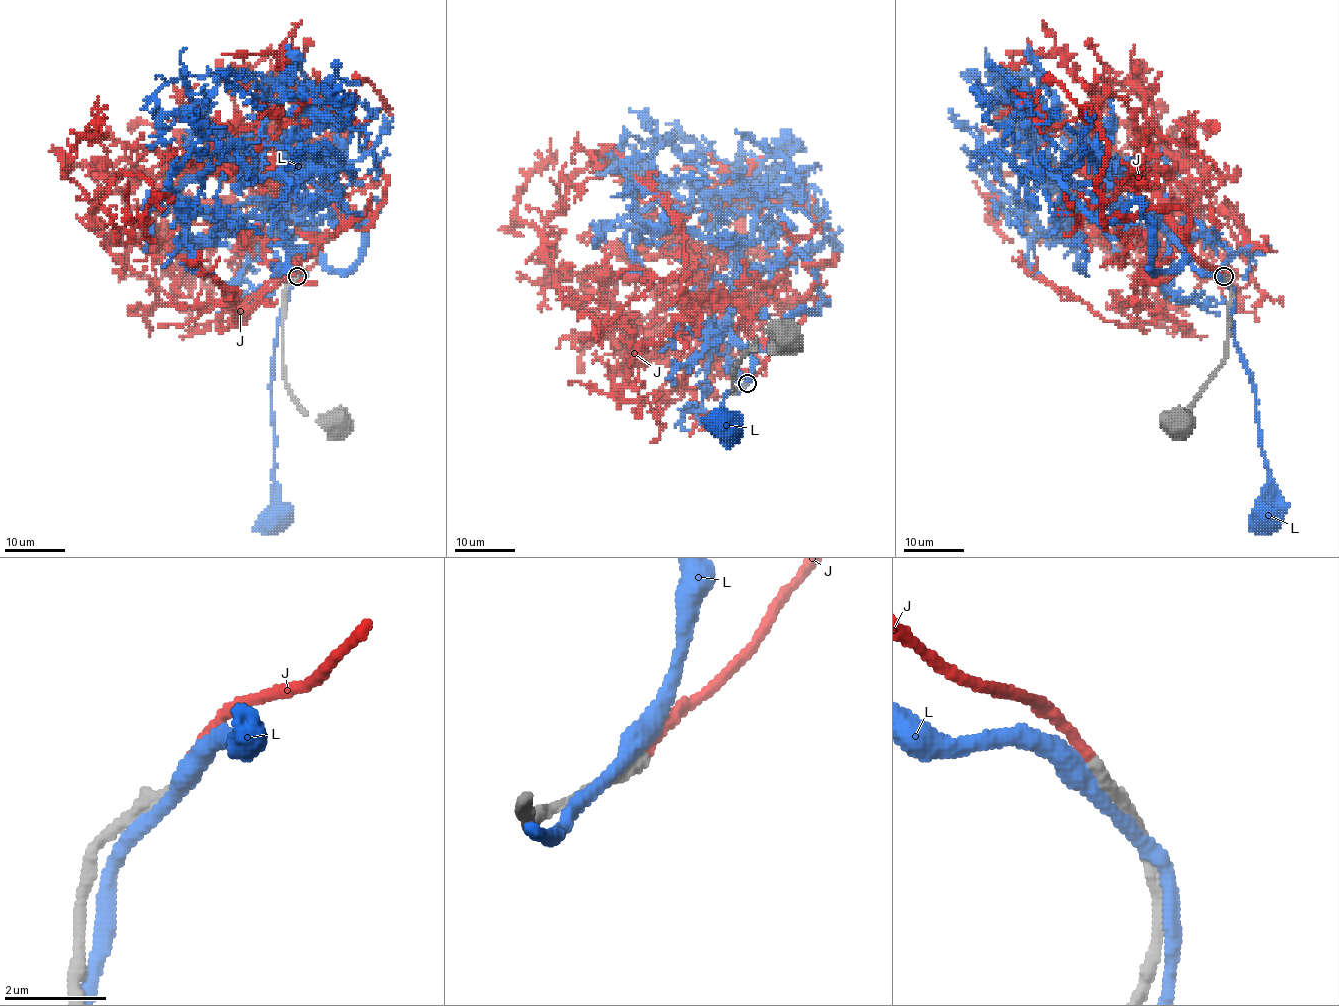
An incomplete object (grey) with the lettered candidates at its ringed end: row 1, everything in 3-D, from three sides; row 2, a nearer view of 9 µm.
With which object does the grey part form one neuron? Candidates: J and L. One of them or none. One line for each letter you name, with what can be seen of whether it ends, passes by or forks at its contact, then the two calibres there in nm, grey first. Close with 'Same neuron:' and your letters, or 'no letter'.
J: it ends; calibres 280 and 220 nm
Same neuron: J

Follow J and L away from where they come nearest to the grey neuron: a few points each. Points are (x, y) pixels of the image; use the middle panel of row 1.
J: (746, 383), (771, 350), (739, 327), (634, 359), (563, 298), (545, 221), (602, 154), (577, 133)
L: (743, 385), (736, 392), (728, 391), (724, 395), (719, 414), (724, 418), (724, 427), (728, 423)

